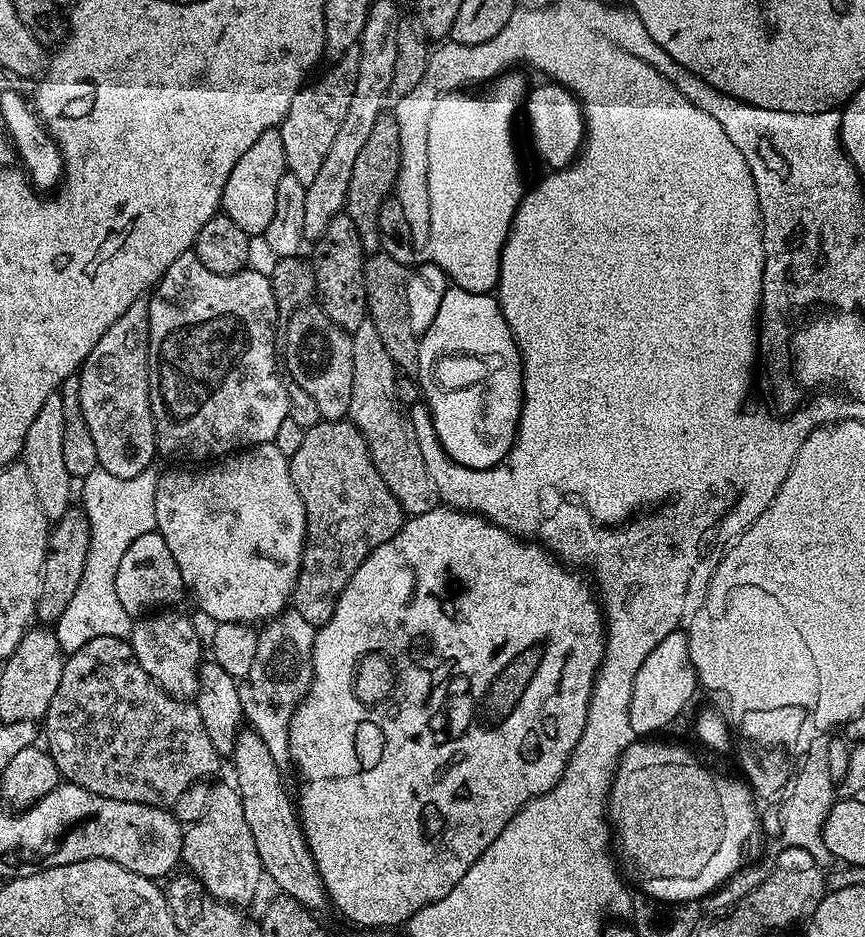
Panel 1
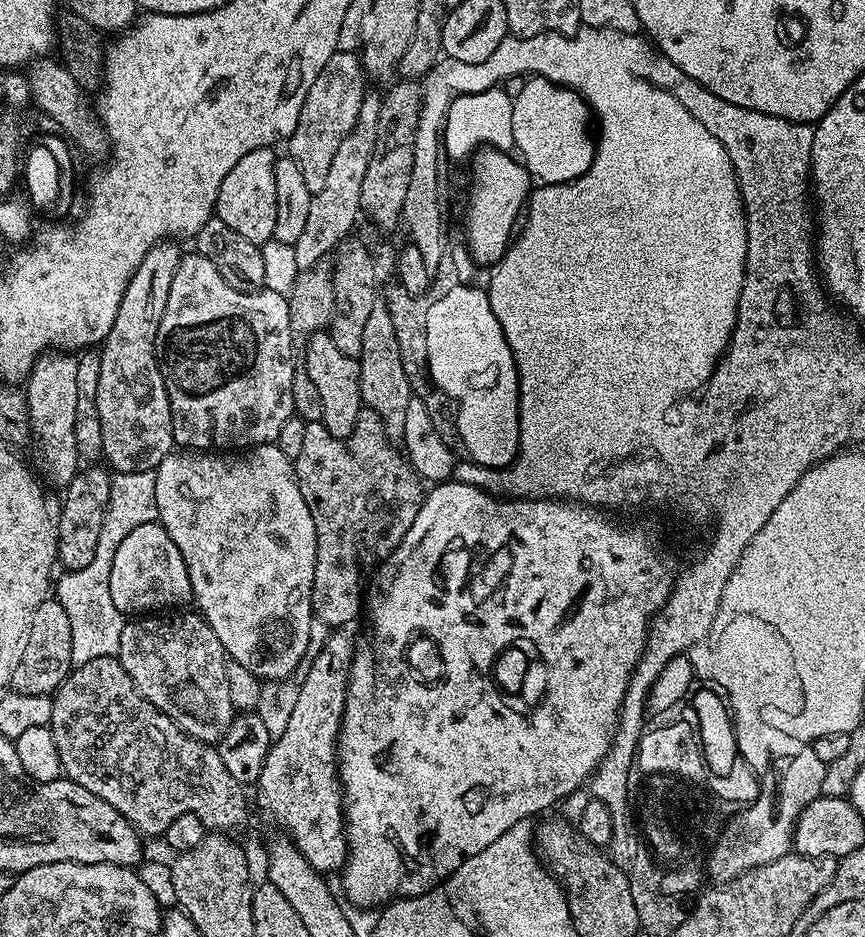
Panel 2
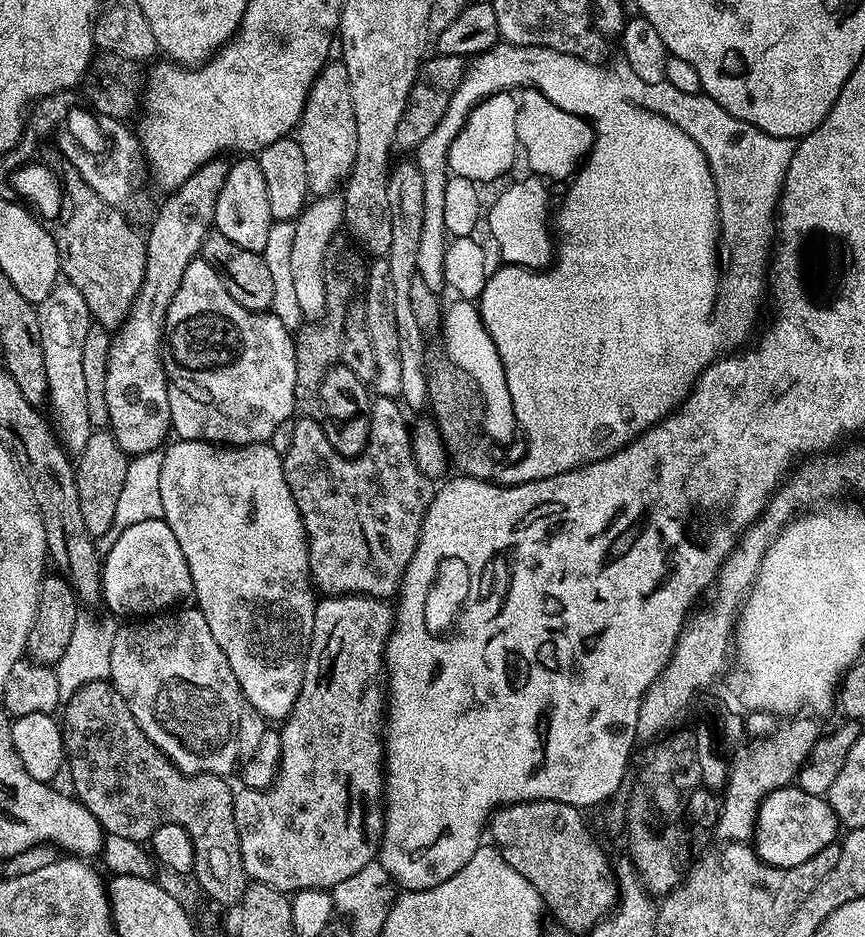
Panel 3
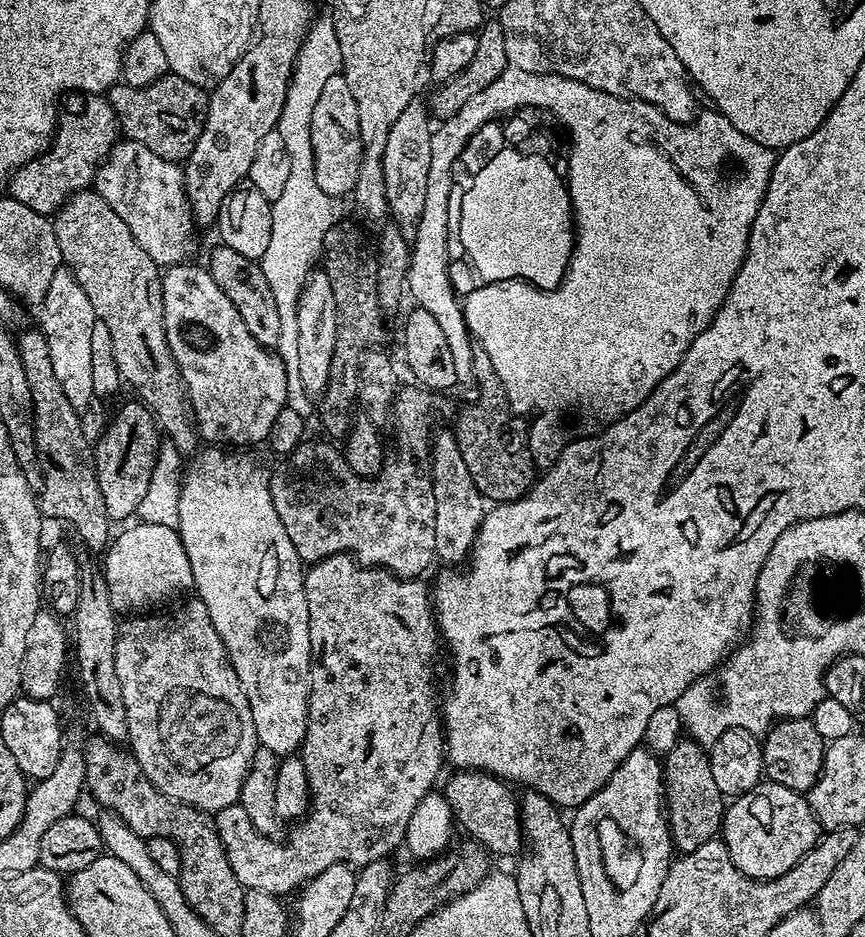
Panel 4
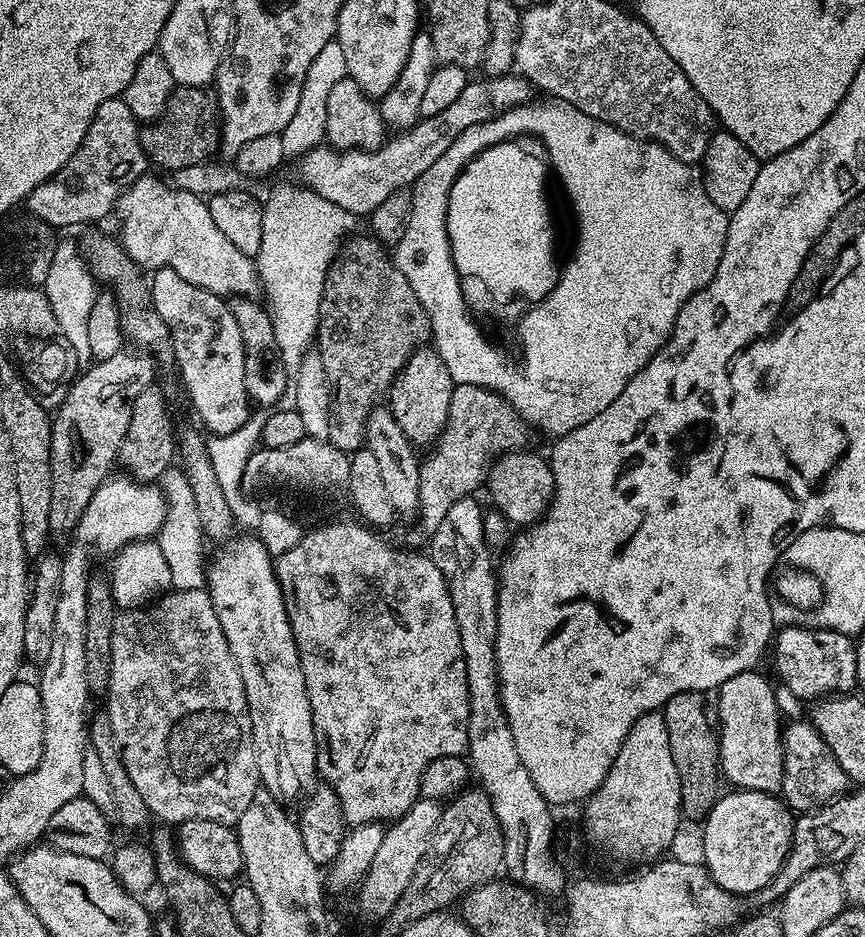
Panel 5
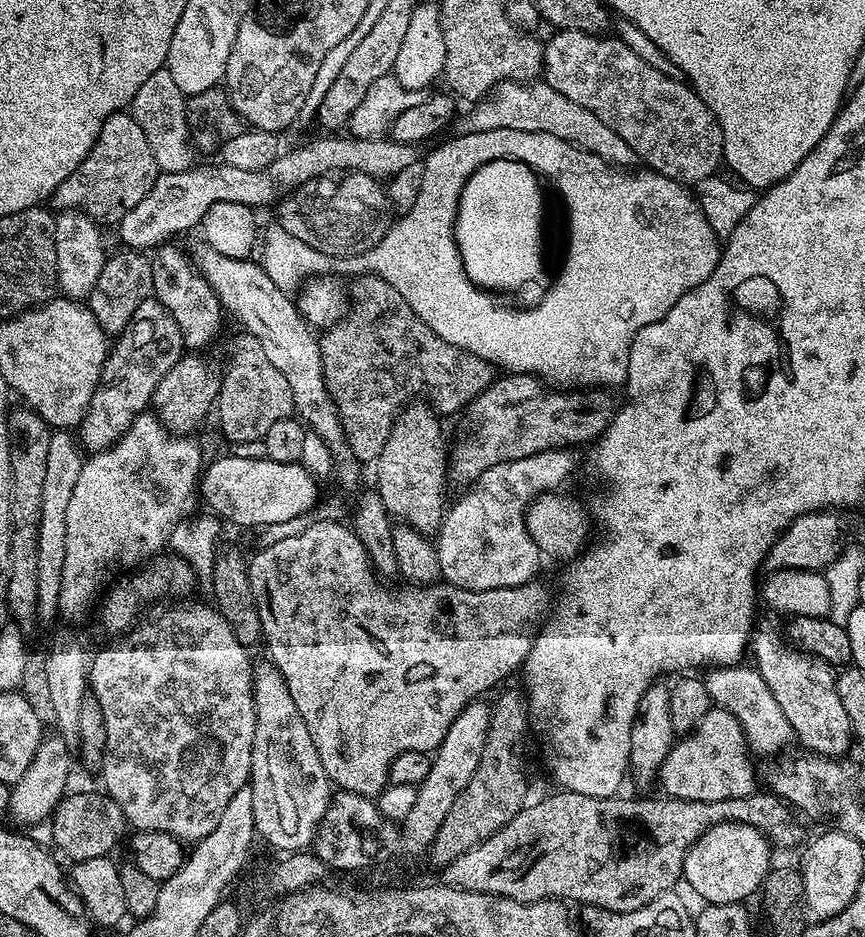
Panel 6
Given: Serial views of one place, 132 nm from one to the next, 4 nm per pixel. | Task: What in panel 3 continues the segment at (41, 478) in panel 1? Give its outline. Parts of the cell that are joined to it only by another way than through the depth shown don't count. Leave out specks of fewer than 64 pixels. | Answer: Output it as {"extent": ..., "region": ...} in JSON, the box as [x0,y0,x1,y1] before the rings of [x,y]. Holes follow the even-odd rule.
{"extent":[38,283,93,454],"region":[[[57,283],[52,293],[38,304],[42,326],[42,354],[46,357],[47,403],[52,404],[54,431],[69,453],[79,454],[90,442],[93,426],[86,410],[86,377],[82,371],[82,345],[86,342],[86,330],[90,330],[93,318],[86,306],[86,298],[73,284]]]}

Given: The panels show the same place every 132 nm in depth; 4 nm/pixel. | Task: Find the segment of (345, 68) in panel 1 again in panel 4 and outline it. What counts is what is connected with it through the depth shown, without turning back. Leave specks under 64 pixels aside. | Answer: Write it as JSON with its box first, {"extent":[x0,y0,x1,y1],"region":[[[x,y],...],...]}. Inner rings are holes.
{"extent":[310,74,364,197],"region":[[[341,74],[326,82],[318,103],[314,106],[314,118],[310,118],[310,142],[314,146],[314,179],[327,196],[347,197],[354,182],[358,182],[358,166],[364,161],[362,138],[358,126],[358,102],[346,86]]]}

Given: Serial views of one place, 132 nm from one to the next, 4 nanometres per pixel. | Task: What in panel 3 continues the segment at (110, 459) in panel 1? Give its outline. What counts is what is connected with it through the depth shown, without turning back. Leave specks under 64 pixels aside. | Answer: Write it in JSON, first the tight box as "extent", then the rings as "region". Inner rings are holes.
{"extent":[106,158,228,458],"region":[[[217,158],[194,170],[194,174],[190,174],[190,178],[182,182],[182,186],[178,186],[163,197],[164,205],[161,208],[157,207],[151,217],[152,229],[146,232],[146,278],[142,278],[142,290],[138,290],[138,298],[132,303],[127,319],[112,336],[110,358],[106,366],[106,404],[110,409],[108,428],[118,446],[122,446],[122,450],[130,458],[157,451],[165,443],[164,438],[167,435],[169,437],[172,419],[168,377],[164,375],[162,359],[164,323],[166,314],[170,310],[170,302],[174,302],[174,294],[178,294],[178,286],[182,286],[182,274],[186,274],[186,266],[190,266],[190,262],[199,257],[202,242],[209,232],[213,231],[218,194],[226,182],[228,165],[227,159]]]}

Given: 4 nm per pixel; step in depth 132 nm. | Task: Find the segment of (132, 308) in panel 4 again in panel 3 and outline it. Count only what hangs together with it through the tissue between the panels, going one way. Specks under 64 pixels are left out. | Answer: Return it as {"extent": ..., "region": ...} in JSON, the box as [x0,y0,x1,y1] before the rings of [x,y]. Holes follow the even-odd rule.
{"extent":[54,159,146,330],"region":[[[61,159],[58,165],[59,178],[61,186],[64,188],[64,205],[61,206],[60,217],[54,224],[54,235],[57,244],[57,252],[60,255],[60,272],[63,279],[67,283],[73,284],[74,287],[82,294],[82,298],[86,298],[86,306],[90,310],[93,321],[101,324],[103,328],[109,330],[119,330],[124,324],[124,320],[128,317],[128,311],[132,309],[132,303],[138,298],[138,290],[142,290],[142,278],[146,278],[146,240],[143,235],[140,236],[135,232],[133,221],[129,220],[120,209],[110,206],[106,202],[102,202],[102,198],[98,198],[98,194],[94,194],[94,190],[90,190],[90,186],[86,186],[86,178],[82,178],[82,174],[78,174],[78,170],[70,163],[69,160]]]}

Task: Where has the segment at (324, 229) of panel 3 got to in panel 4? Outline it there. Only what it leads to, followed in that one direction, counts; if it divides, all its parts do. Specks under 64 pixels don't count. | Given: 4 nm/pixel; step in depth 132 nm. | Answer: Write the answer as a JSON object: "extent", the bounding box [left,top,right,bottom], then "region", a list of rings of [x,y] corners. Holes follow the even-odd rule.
{"extent":[296,270,338,398],"region":[[[323,270],[313,271],[311,275],[309,275],[304,287],[300,289],[296,313],[298,314],[298,378],[302,380],[302,386],[308,397],[319,398],[323,396],[326,390],[326,382],[330,378],[330,358],[334,358],[334,342],[336,341],[336,327],[338,326],[338,306],[334,302],[334,290],[330,290],[330,278]]]}

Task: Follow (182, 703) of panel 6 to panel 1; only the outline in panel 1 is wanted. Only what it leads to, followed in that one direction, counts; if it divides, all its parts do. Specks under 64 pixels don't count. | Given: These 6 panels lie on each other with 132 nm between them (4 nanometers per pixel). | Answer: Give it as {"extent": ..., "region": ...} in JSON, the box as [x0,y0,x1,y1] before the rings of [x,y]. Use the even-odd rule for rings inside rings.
{"extent":[130,610,200,697],"region":[[[160,610],[137,619],[132,625],[130,643],[142,670],[154,678],[171,696],[195,697],[200,685],[200,636],[196,628],[176,610]]]}

